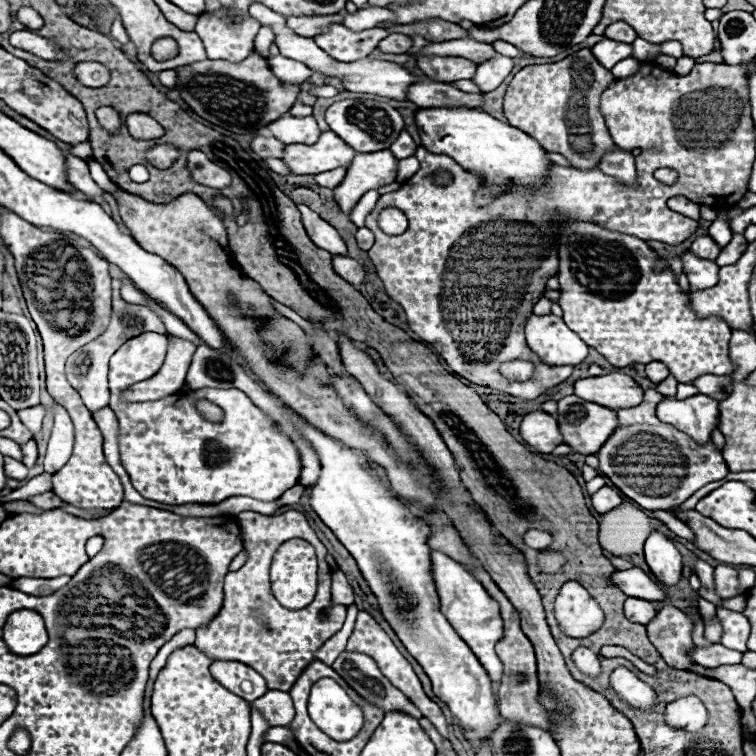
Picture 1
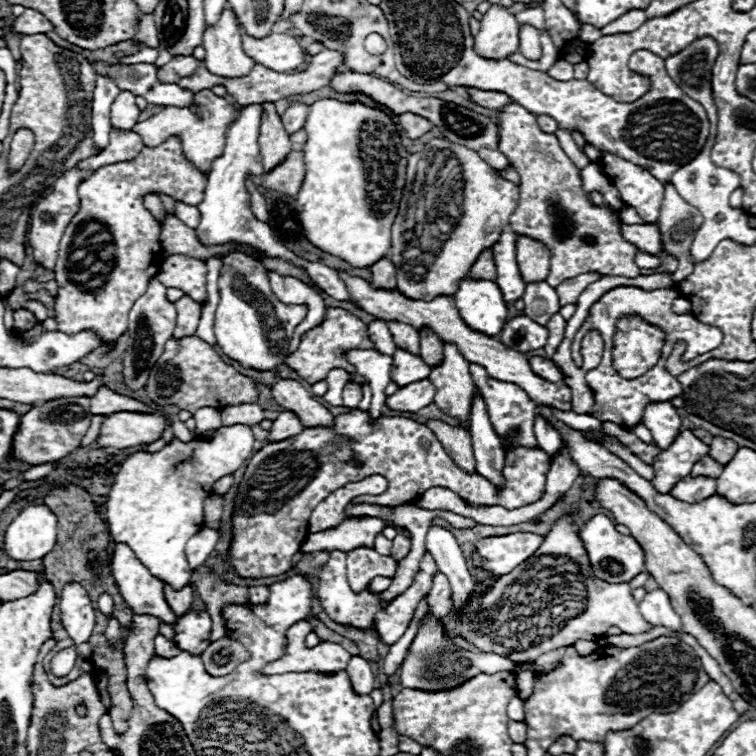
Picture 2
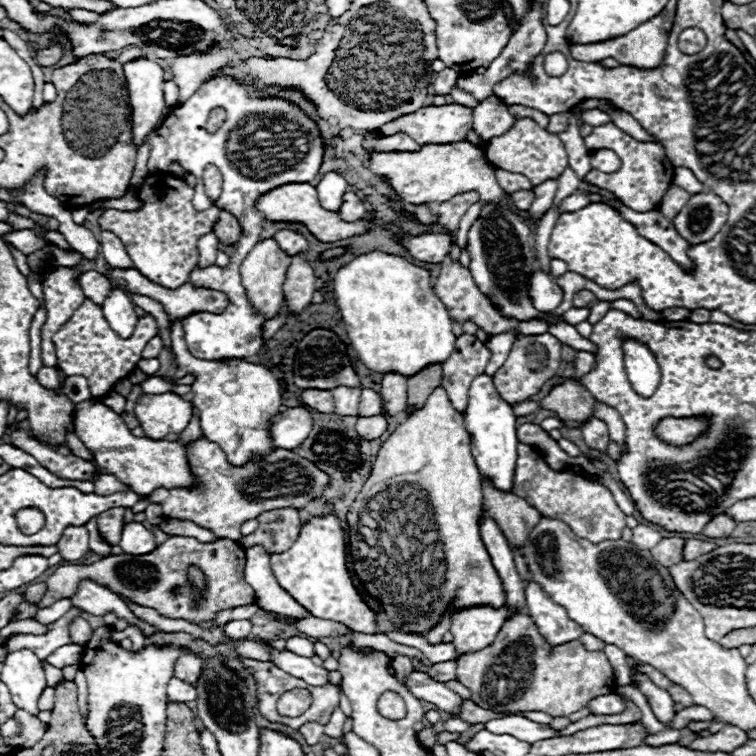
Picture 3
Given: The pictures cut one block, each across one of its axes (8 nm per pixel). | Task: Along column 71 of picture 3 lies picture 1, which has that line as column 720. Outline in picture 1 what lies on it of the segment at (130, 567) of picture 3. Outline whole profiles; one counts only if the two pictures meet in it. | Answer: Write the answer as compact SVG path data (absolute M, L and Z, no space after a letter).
M716 566L714 568L714 584L716 584L716 594L720 598L732 598L736 596L738 590L738 570L730 566Z

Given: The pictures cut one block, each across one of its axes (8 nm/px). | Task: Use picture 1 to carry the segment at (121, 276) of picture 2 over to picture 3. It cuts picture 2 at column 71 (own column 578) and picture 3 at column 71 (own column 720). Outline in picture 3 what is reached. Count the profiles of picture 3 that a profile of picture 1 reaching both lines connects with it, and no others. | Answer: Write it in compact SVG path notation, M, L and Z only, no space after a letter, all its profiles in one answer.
M86 298L82 308L78 308L78 312L74 312L74 316L64 324L64 328L54 334L54 346L58 348L56 352L58 368L62 368L66 376L84 376L88 380L92 396L102 398L136 368L144 346L156 334L158 334L156 320L138 320L134 336L130 336L128 340L118 338L116 332L110 326L106 326L102 308Z

